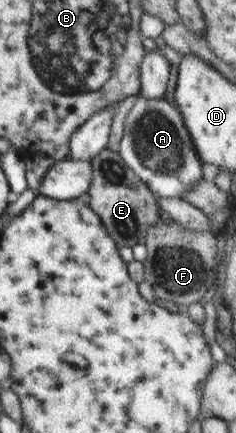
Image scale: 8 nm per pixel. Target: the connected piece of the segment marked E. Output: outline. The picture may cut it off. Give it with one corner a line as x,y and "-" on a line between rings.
105,149
91,159
93,179
87,190
87,205
100,217
107,233
121,247
143,244
147,228
159,220
159,206
155,194
126,165
117,151

